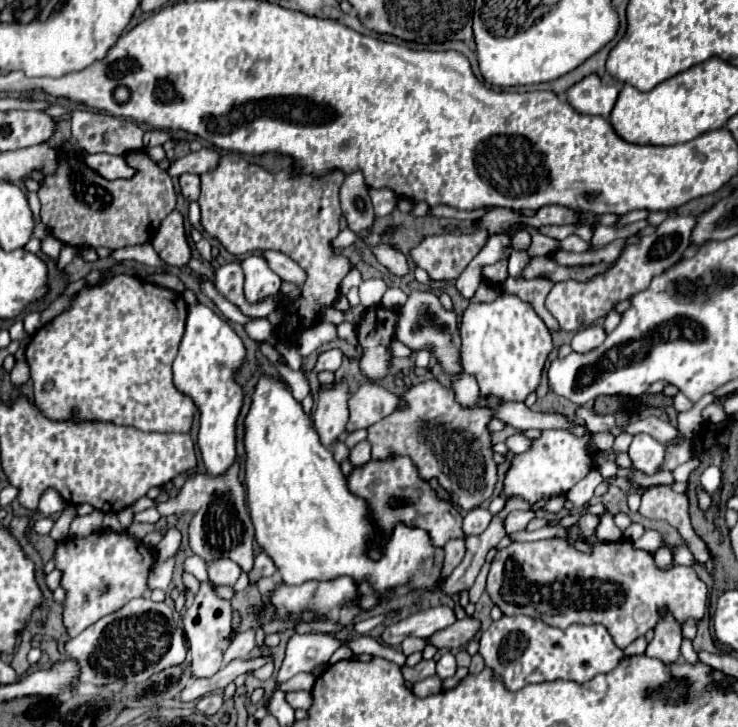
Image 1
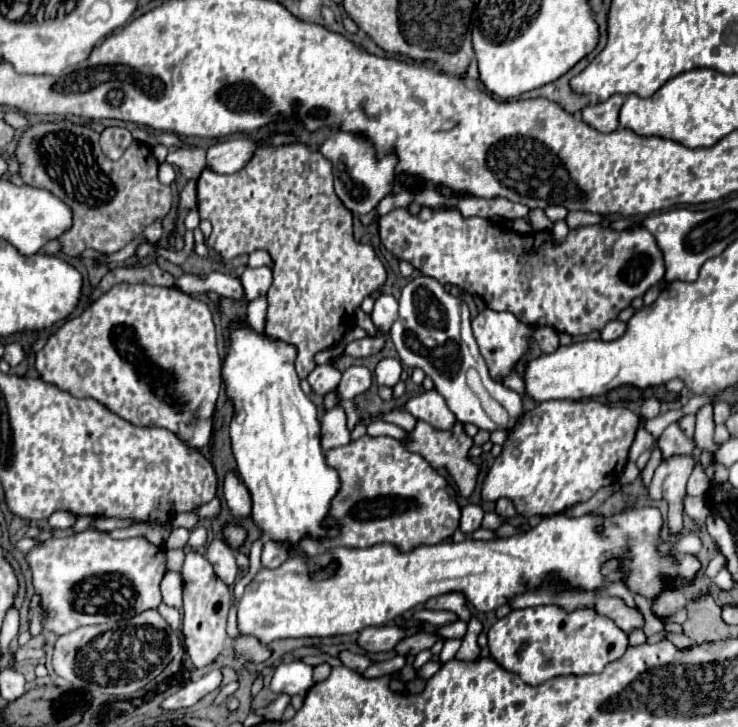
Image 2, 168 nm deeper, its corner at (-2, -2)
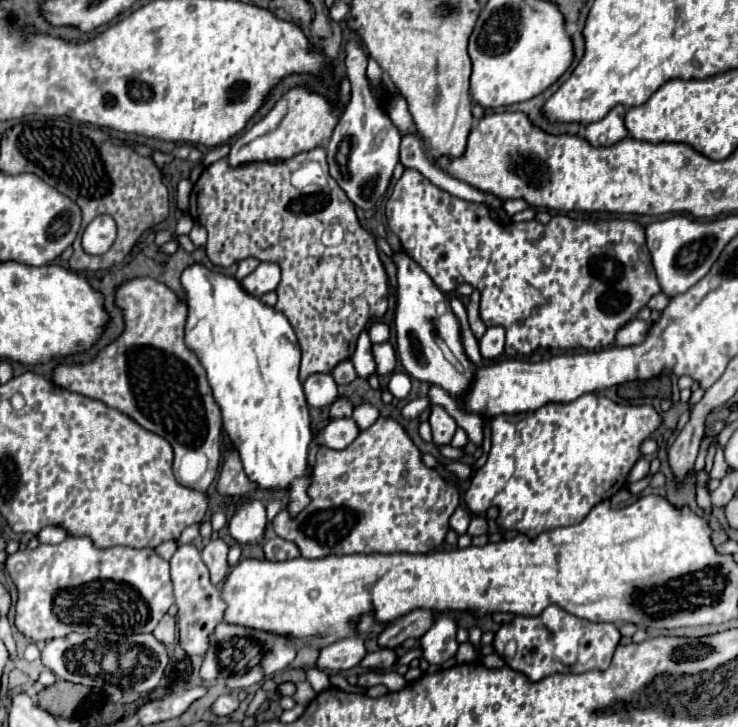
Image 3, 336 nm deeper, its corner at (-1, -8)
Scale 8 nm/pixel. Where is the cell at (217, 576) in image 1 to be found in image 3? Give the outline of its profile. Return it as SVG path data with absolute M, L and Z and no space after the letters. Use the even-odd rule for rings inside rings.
M216 538L210 540L208 546L202 550L202 560L210 570L210 580L212 584L220 584L226 580L228 576L228 562L226 562L226 554L228 554L228 546L224 540Z

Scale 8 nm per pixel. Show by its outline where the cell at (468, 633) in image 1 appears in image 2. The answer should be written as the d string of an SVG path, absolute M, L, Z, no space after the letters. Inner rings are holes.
M413 634L413 636L407 636L407 638L399 640L397 646L395 646L395 652L401 654L401 656L415 656L415 654L419 654L425 648L431 648L437 640L441 640L441 636Z

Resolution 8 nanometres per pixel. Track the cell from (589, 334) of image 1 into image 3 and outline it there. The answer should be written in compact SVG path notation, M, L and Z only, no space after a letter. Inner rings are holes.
M630 320L628 324L624 324L618 332L616 332L616 340L614 346L632 346L632 344L640 344L646 336L646 328L650 328L648 322L644 320Z

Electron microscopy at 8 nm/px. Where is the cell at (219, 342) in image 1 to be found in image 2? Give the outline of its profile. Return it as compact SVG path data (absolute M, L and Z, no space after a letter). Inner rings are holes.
M233 474L225 476L223 492L225 492L227 506L237 522L243 522L245 518L251 516L251 494L249 494L247 486L243 482L239 482L237 476L233 476Z

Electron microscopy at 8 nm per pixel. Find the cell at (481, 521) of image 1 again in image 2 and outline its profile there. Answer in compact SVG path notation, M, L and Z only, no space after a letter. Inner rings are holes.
M469 504L461 510L461 520L459 520L459 528L463 534L471 534L475 532L477 528L481 528L481 520L483 520L483 510L481 506L475 506L475 504Z

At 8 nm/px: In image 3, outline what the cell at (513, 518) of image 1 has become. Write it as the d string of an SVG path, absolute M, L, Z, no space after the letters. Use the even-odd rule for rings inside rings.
M474 516L472 522L470 522L470 528L468 528L468 534L470 534L470 536L480 536L480 534L486 534L486 532L488 532L486 518L482 518L482 516Z

